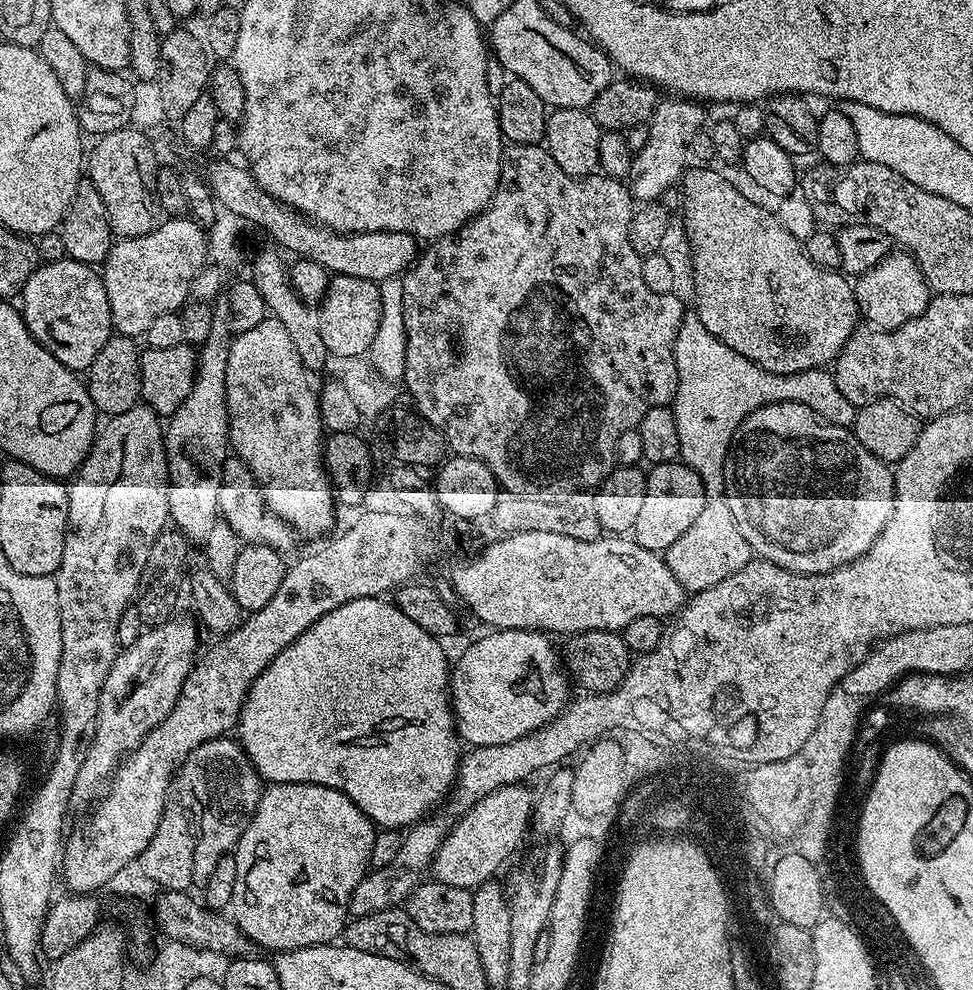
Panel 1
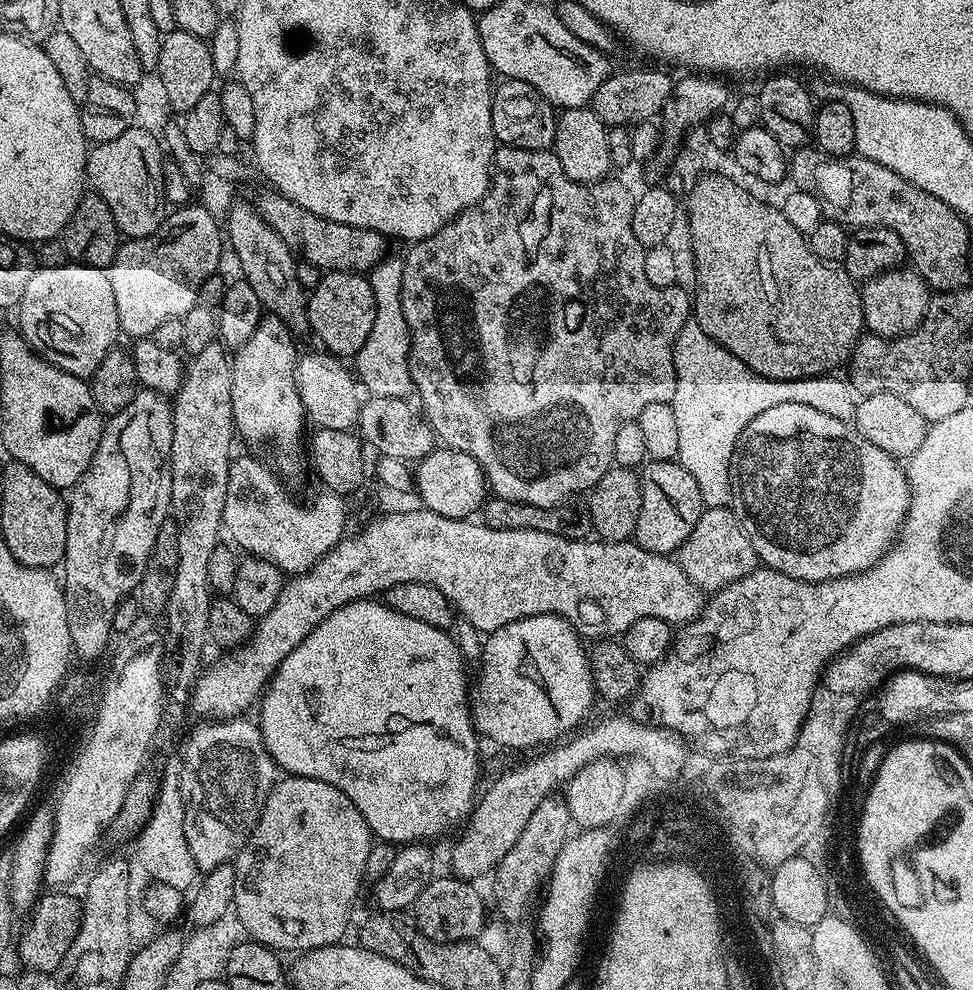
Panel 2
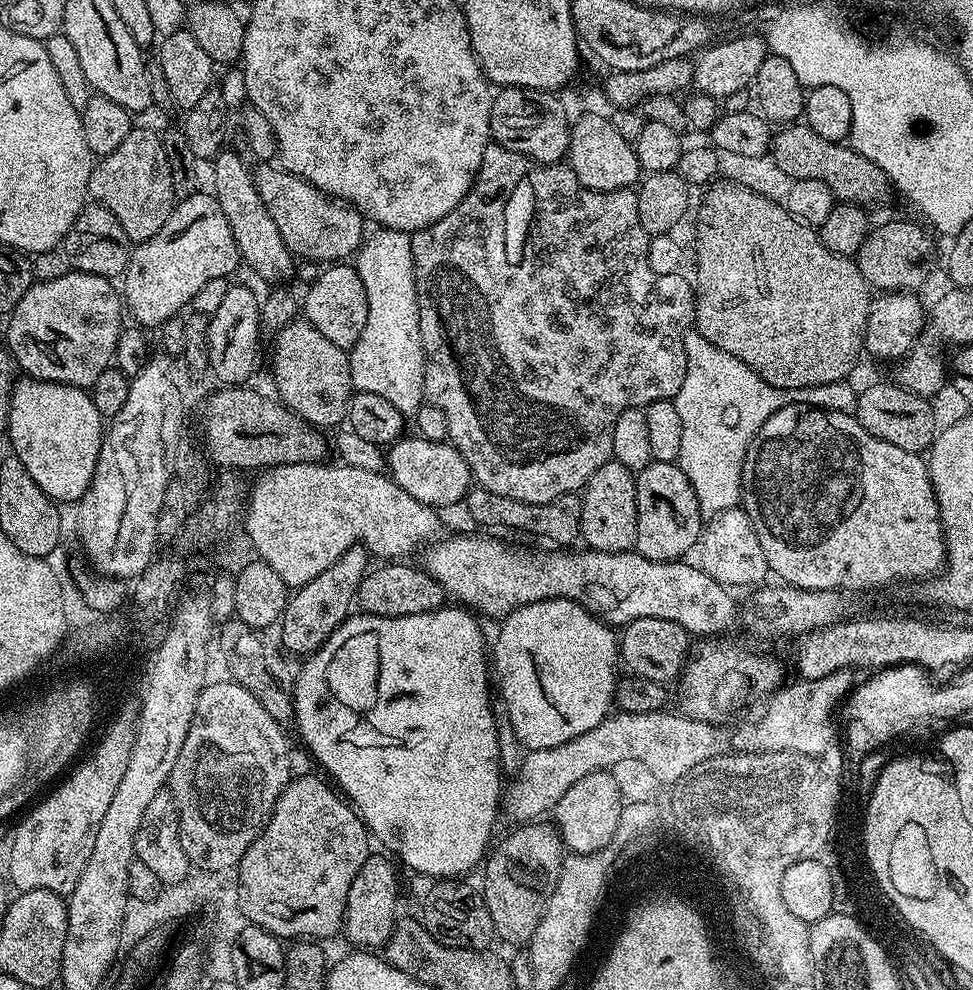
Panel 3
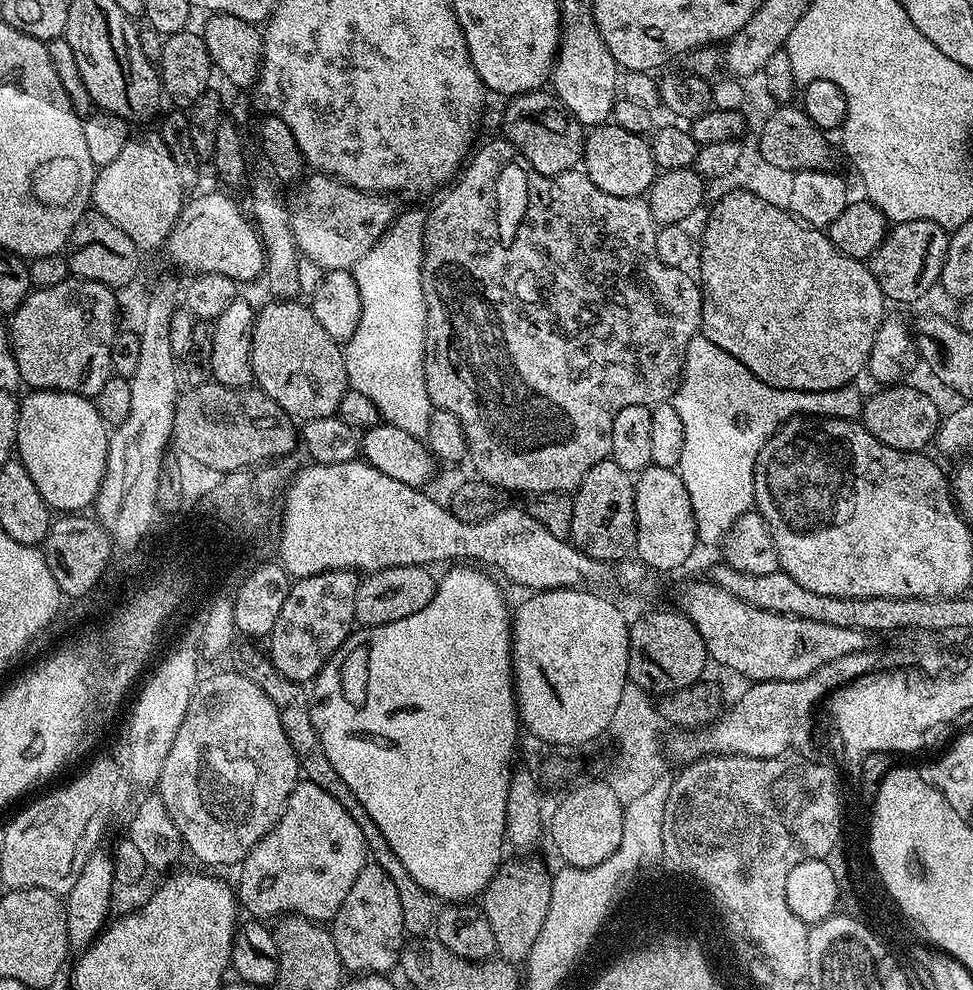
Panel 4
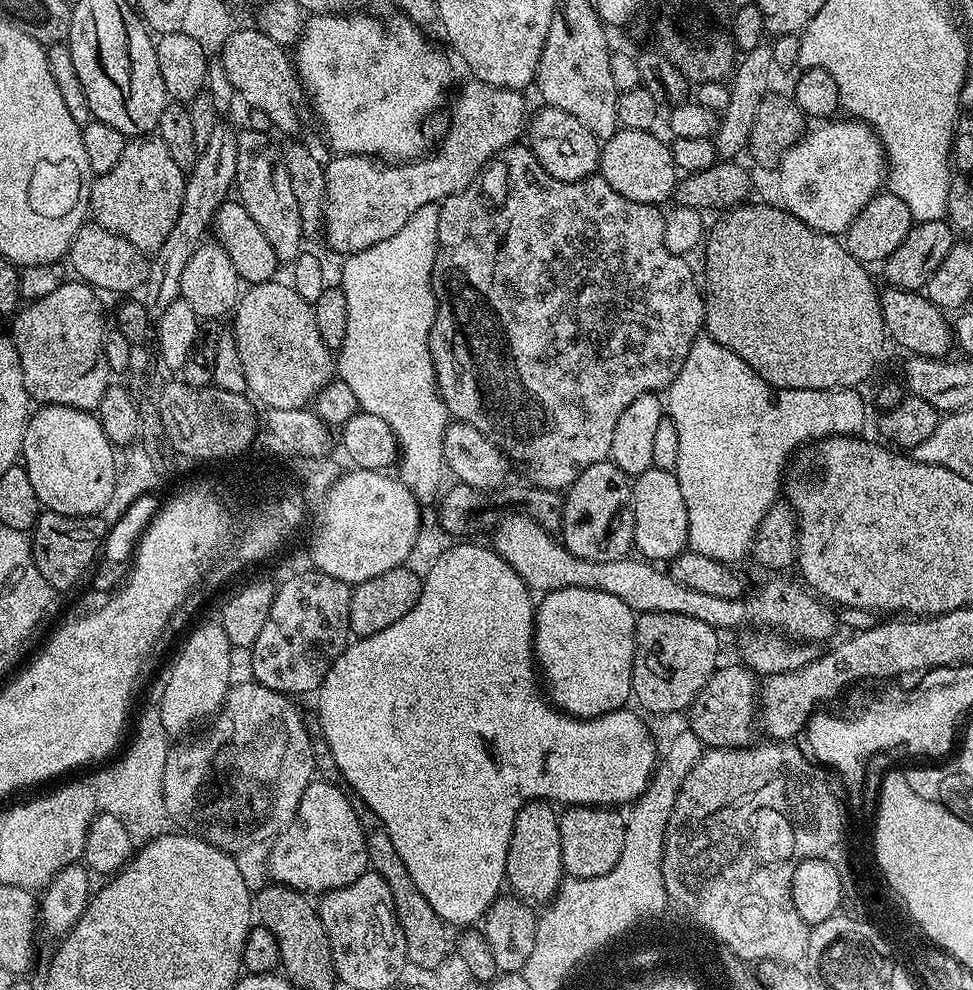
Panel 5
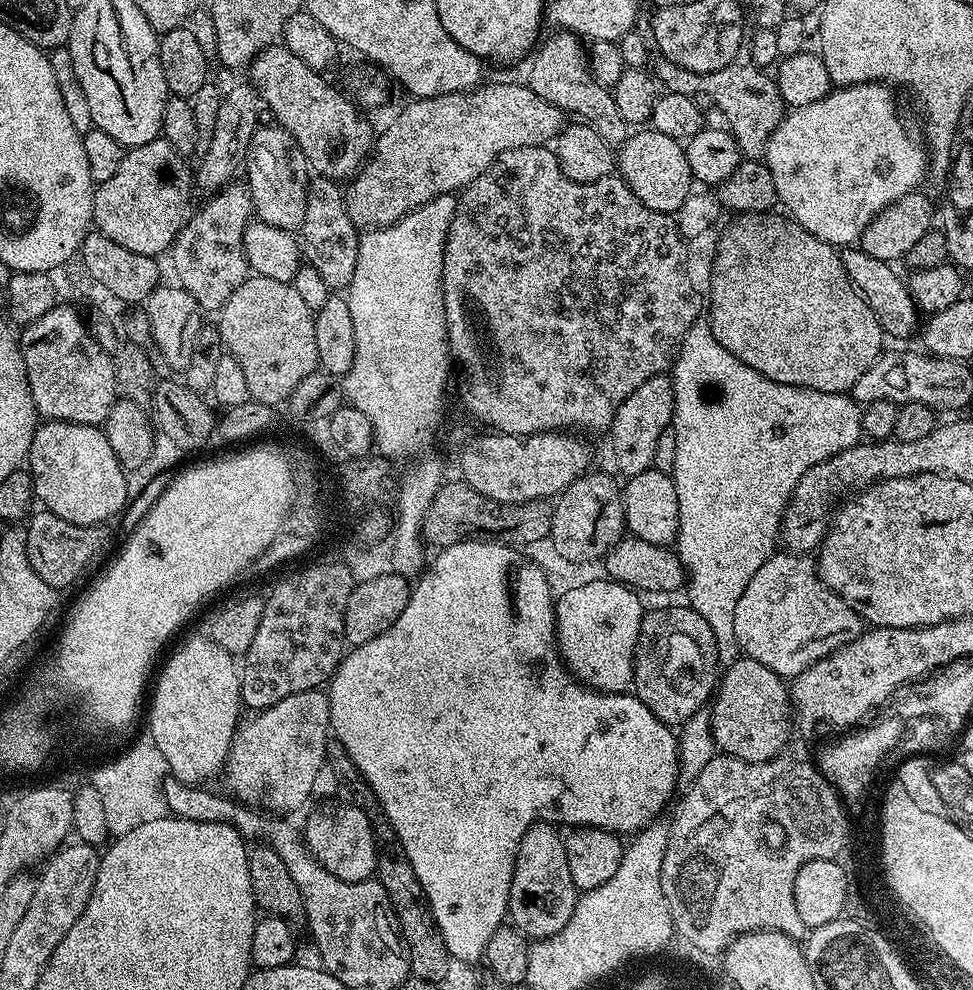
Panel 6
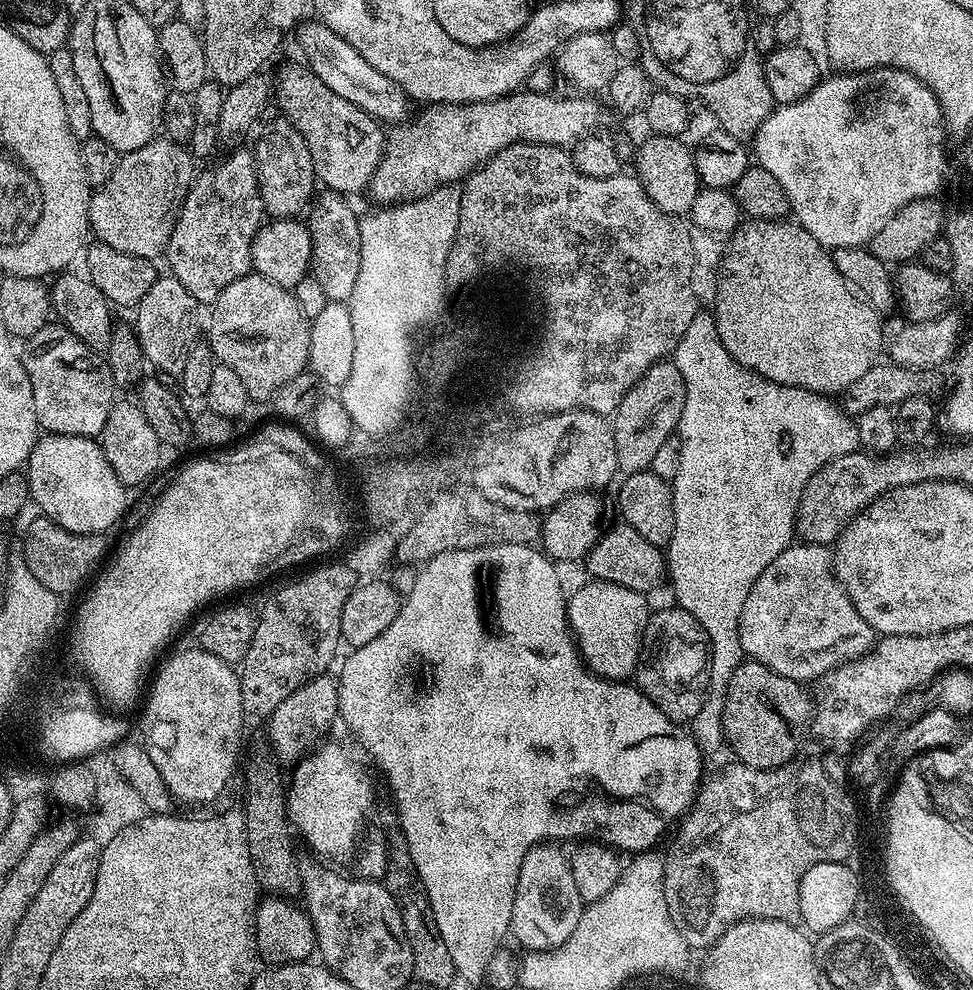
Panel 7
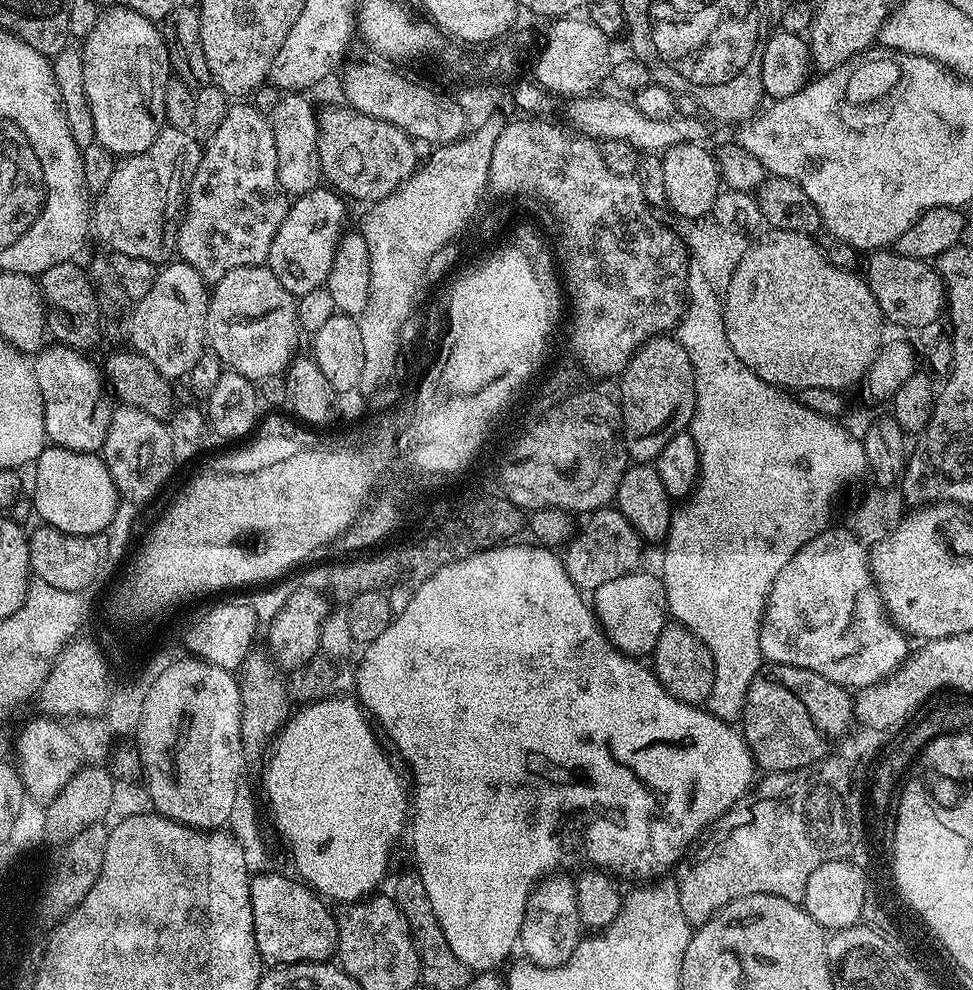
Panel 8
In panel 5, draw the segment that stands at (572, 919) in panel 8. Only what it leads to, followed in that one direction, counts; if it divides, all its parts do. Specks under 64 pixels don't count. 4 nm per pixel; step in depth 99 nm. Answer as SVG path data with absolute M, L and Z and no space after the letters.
M530 800L528 803L522 806L522 810L518 810L518 814L514 818L514 830L510 834L510 850L506 854L506 884L520 900L525 902L531 902L536 906L544 906L551 901L552 897L556 895L556 891L560 888L560 883L566 879L566 873L564 871L564 863L562 862L562 834L560 833L560 817L557 809L553 807L551 803L542 800Z

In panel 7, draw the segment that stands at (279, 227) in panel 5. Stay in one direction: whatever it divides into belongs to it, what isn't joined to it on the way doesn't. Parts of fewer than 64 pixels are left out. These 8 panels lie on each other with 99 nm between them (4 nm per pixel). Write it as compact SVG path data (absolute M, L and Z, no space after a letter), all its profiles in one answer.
M287 118L279 119L270 121L264 133L256 140L254 155L258 186L264 207L273 217L296 218L309 207L317 191L318 181L312 165L312 155L302 134L298 134L298 130Z

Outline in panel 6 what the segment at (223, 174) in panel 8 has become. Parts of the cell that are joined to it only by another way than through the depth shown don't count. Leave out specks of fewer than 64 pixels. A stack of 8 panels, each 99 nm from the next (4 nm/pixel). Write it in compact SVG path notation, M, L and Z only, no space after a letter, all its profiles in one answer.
M240 182L211 193L205 200L208 201L189 215L187 224L176 235L170 257L176 271L175 283L186 289L205 313L215 313L250 275L244 249L244 227L253 219L254 213L248 189Z

